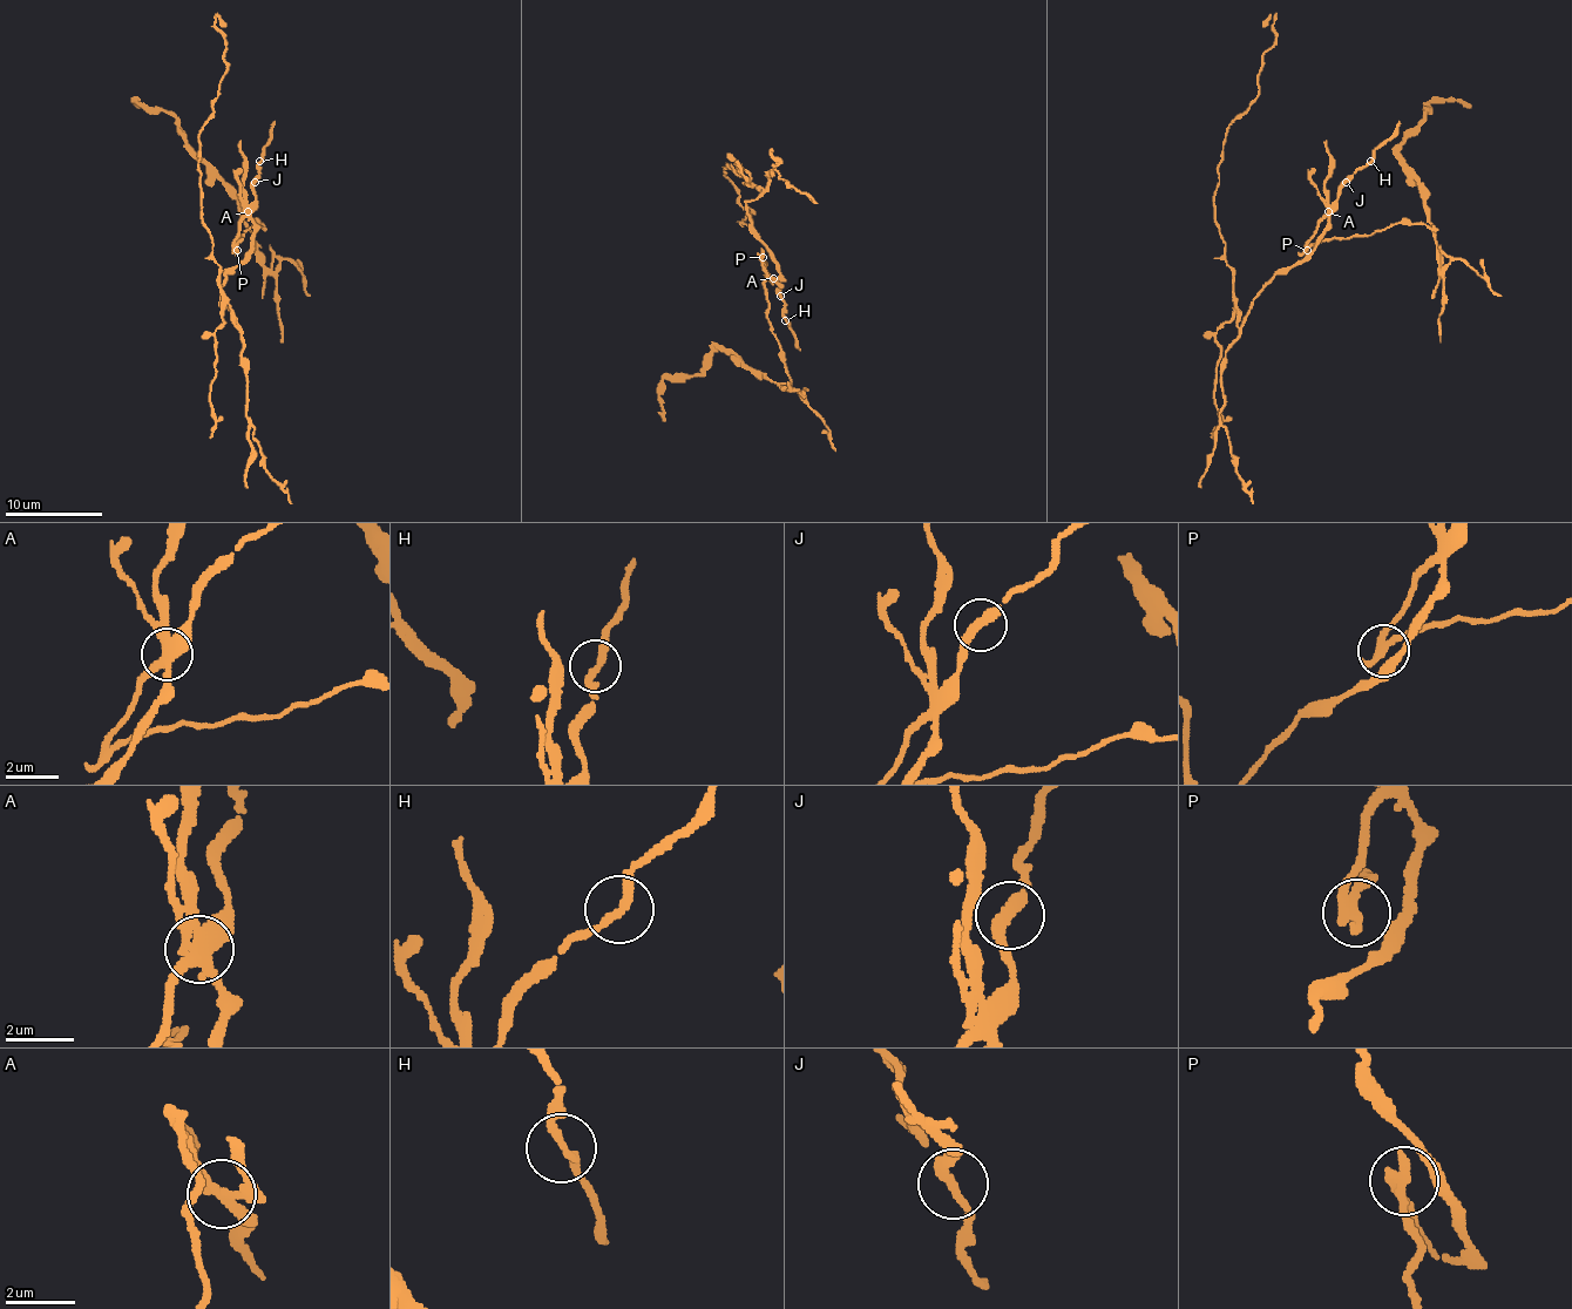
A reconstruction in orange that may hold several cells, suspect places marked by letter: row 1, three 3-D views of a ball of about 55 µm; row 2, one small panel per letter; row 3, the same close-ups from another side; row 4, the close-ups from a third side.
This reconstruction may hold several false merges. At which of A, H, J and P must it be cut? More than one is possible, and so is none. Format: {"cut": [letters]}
{"cut": ["A", "P"]}

